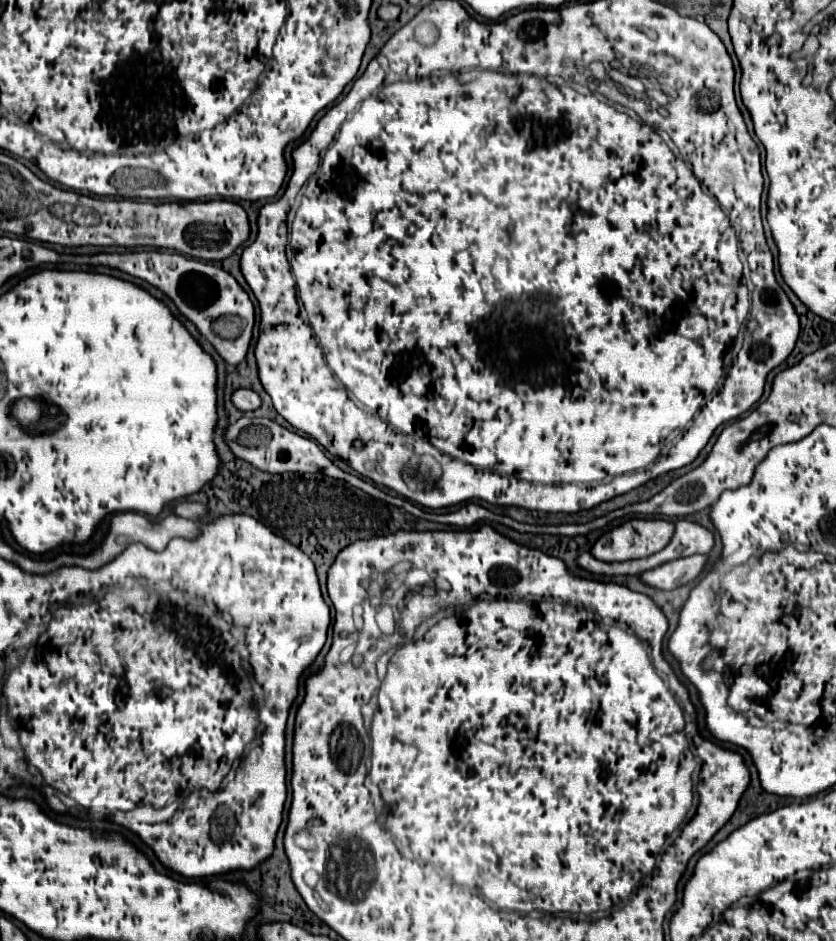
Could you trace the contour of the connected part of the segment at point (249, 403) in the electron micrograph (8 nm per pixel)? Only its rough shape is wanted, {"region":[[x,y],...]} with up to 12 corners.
{"region":[[236,390],[232,402],[242,412],[262,404],[254,390]]}

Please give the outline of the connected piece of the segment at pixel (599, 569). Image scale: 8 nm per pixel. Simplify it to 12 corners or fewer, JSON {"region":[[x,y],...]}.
{"region":[[676,522],[670,544],[646,558],[604,564],[590,552],[578,564],[594,574],[642,574],[664,562],[708,554],[714,534]]}

